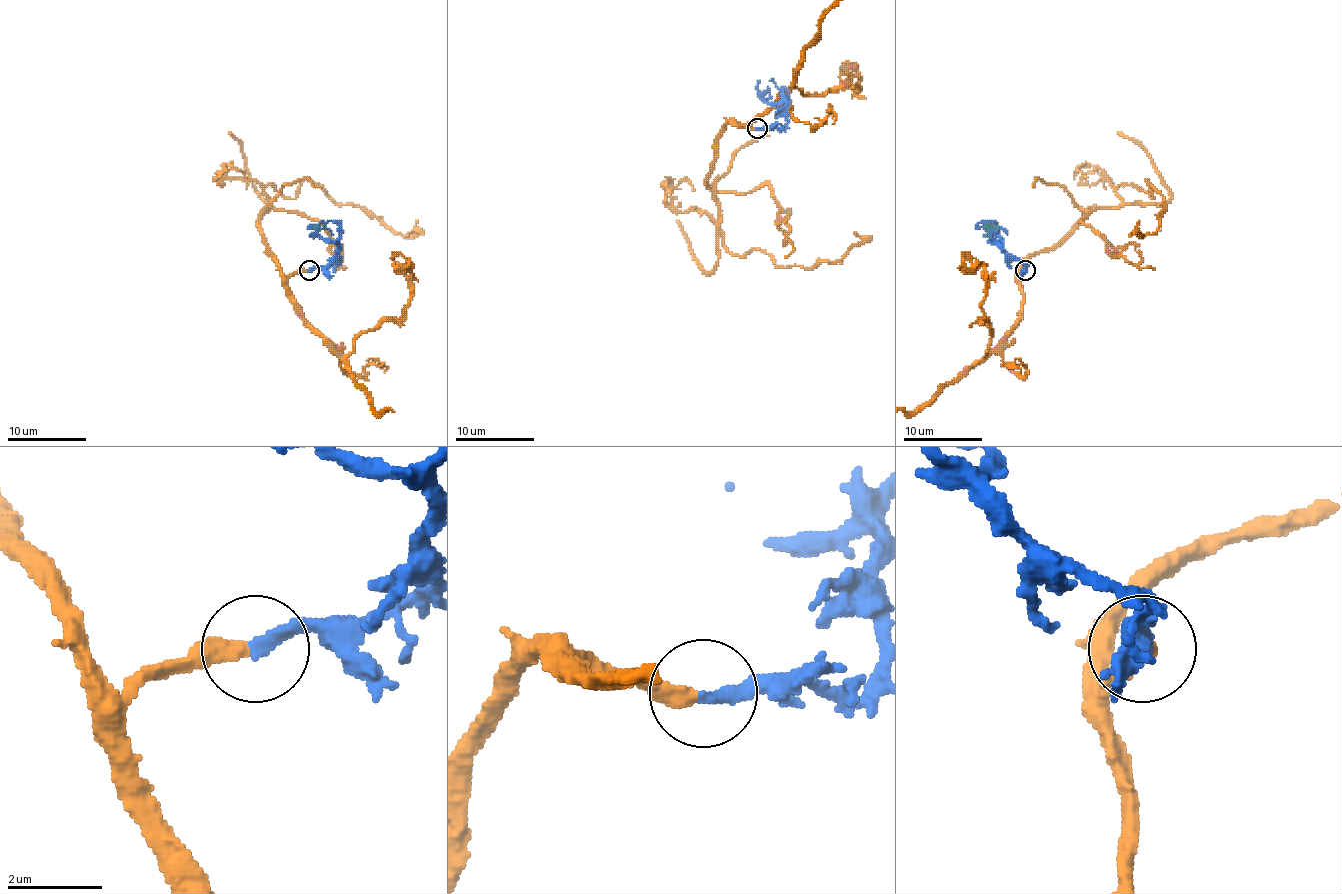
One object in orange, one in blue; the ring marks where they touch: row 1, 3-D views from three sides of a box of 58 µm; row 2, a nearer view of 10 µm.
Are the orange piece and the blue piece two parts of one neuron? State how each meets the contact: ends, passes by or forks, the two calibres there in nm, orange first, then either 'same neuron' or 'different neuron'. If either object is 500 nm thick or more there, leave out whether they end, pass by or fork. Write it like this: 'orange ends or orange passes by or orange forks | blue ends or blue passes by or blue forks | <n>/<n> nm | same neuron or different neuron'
orange ends | blue ends | 400/260 nm | same neuron

